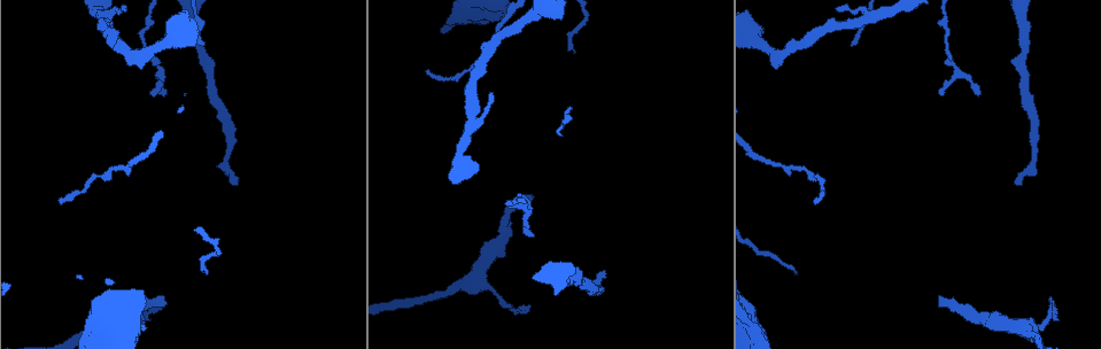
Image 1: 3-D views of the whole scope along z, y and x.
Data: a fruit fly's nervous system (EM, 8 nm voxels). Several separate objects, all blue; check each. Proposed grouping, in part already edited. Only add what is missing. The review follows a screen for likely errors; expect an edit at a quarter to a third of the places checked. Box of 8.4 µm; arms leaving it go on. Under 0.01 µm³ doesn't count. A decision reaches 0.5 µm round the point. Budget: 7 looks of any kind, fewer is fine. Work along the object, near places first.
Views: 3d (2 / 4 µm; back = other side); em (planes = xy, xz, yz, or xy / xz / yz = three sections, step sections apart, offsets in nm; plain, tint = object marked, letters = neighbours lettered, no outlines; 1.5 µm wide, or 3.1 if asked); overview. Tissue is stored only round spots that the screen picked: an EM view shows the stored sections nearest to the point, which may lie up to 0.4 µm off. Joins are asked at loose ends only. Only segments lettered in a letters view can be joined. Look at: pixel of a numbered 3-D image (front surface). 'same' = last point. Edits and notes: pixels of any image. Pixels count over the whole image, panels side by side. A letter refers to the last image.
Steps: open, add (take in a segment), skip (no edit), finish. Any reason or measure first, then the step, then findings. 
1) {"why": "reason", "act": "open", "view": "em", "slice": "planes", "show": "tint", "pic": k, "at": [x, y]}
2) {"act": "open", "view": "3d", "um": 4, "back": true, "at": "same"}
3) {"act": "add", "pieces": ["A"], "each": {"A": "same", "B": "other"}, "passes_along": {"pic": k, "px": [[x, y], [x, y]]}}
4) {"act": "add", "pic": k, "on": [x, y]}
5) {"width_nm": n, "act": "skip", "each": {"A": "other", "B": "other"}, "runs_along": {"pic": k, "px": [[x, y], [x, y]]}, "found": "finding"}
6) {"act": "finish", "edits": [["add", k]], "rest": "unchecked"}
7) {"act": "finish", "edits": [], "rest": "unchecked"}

{"why": "free end", "act": "open", "view": "3d", "um": 4, "back": true, "pic": 1, "at": [943, 92]}

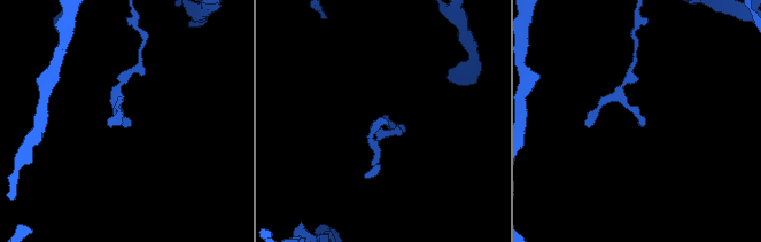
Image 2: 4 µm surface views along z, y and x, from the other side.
{"why": "shape alone is not enough", "act": "open", "view": "em", "slice": "planes", "show": "letters", "pic": 2, "at": [386, 124]}

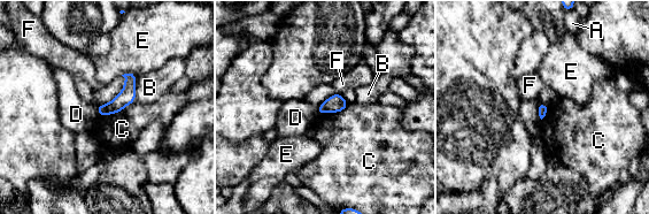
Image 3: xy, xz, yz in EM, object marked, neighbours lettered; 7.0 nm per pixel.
{"width_nm": 80, "act": "skip", "each": {"A": "other", "B": "other", "C": "other", "D": "other", "E": "other", "F": "other"}, "runs_along": {"pic": 3, "px": [[133, 77], [129, 91], [101, 113]]}, "found": "none of them fits"}

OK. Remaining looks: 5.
{"why": "an open end", "act": "open", "view": "3d", "um": 2, "back": true, "pic": 1, "at": [60, 200]}

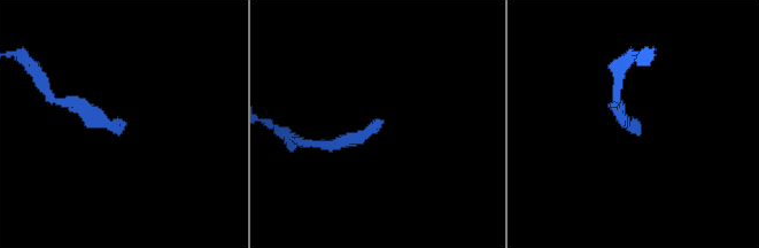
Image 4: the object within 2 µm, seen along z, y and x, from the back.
{"why": "now the EM", "act": "open", "view": "em", "slice": "xz", "step": 4, "show": "tint", "pic": 4, "at": [381, 122]}

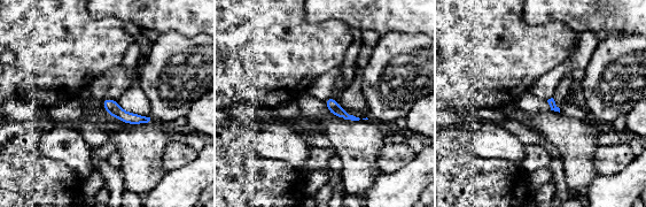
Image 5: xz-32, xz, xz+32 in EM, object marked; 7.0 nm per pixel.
{"why": "see the neighbours", "act": "open", "view": "em", "slice": "xz", "step": 4, "show": "letters", "at": "same"}

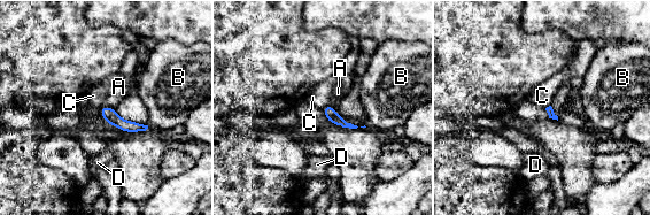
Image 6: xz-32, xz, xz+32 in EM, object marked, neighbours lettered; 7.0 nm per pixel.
{"act": "skip", "each": {"A": "other", "B": "other", "C": "other", "D": "other"}, "border": {"pic": 6, "px": [[329, 104], [322, 108]]}, "found": "none of them fits"}

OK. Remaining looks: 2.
{"act": "finish", "edits": [], "rest": "unchecked"}

